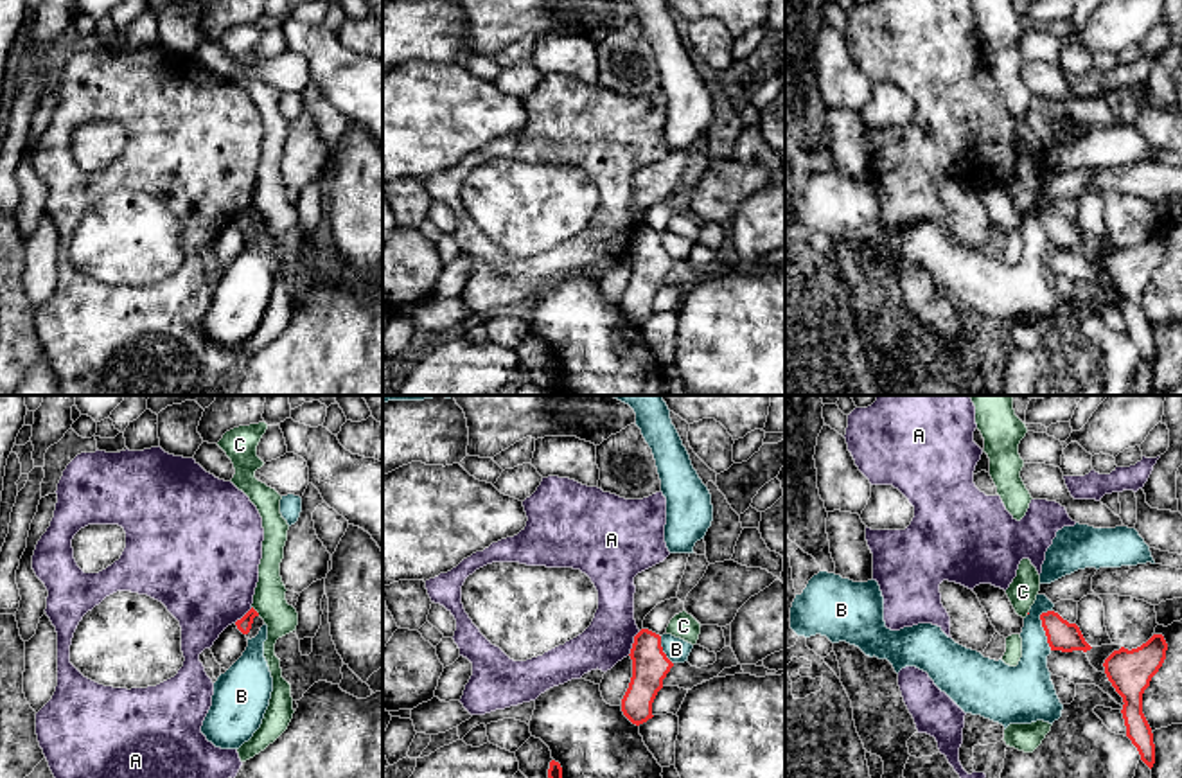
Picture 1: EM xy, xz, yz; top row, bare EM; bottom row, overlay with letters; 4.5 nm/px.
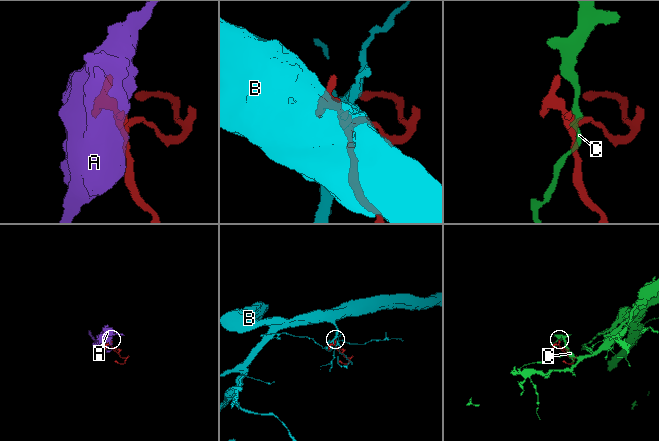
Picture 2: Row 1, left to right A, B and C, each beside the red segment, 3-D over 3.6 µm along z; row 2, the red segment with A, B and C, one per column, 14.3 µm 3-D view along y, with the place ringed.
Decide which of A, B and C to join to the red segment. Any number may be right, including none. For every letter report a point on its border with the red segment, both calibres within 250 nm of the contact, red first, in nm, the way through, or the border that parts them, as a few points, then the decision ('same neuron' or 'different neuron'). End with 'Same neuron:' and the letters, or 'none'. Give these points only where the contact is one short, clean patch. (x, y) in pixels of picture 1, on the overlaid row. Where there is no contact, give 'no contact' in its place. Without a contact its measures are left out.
A: xz (633, 644) | 160/220 nm | different neuron
B: yz (1044, 629) | 130/190 nm | along yz (1048, 610), (1040, 615), (1040, 626), (1051, 649) | different neuron
C: xy (255, 611) | 60/150 nm | along xy (252, 606), (259, 615) | different neuron
Same neuron: none

